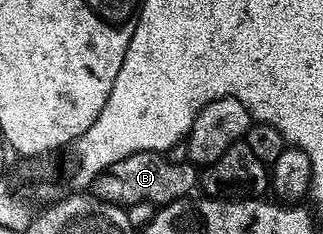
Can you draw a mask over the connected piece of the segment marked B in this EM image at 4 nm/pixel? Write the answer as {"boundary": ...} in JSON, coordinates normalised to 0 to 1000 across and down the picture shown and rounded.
{"boundary":[[[421,650],[406,658],[288,765],[282,791],[285,833],[300,838],[310,855],[328,855],[334,872],[378,880],[402,880],[399,872],[508,880],[533,855],[582,842],[594,825],[585,816],[613,799],[613,722],[594,697],[545,701],[542,688],[520,684],[523,675],[520,662],[492,650]]]}

